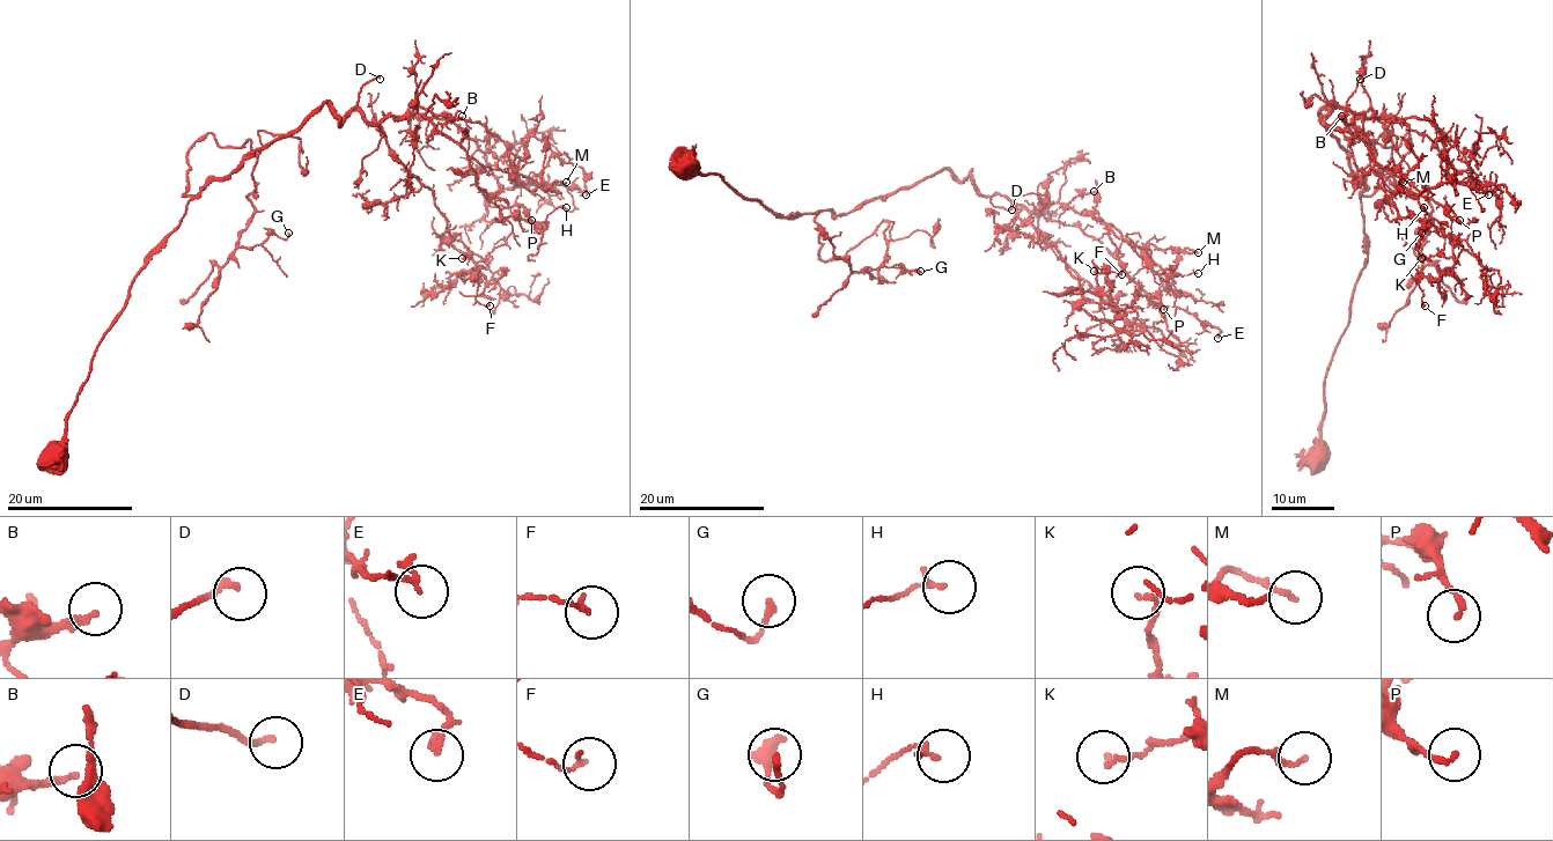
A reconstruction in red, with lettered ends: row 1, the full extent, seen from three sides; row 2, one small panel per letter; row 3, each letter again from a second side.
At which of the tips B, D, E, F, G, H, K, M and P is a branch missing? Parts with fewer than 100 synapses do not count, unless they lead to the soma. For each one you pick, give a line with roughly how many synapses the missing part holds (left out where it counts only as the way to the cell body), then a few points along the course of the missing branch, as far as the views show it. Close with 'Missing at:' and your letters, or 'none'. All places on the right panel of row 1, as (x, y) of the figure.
D: about 120 synapses; missing branch runs (1360, 79), (1375, 72), (1395, 90), (1410, 97), (1420, 111), (1428, 111), (1436, 103), (1428, 83)
Missing at: D

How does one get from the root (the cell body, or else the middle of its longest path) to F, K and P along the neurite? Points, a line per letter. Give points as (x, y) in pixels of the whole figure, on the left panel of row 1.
F: (52, 455), (97, 342), (185, 205), (324, 103), (340, 124), (357, 110), (384, 133), (490, 305)
K: (52, 455), (97, 342), (185, 205), (324, 103), (340, 124), (357, 110), (384, 133), (433, 193), (462, 258)
P: (52, 455), (185, 205), (324, 103), (340, 124), (424, 116), (531, 220)

